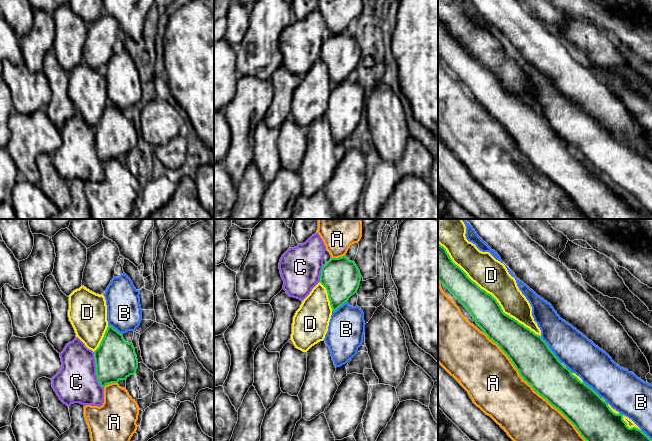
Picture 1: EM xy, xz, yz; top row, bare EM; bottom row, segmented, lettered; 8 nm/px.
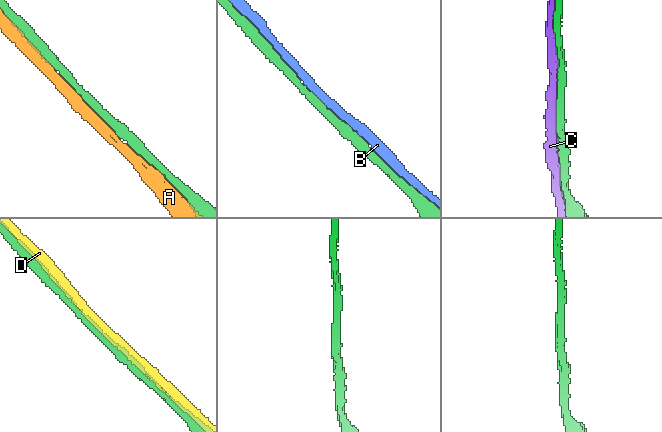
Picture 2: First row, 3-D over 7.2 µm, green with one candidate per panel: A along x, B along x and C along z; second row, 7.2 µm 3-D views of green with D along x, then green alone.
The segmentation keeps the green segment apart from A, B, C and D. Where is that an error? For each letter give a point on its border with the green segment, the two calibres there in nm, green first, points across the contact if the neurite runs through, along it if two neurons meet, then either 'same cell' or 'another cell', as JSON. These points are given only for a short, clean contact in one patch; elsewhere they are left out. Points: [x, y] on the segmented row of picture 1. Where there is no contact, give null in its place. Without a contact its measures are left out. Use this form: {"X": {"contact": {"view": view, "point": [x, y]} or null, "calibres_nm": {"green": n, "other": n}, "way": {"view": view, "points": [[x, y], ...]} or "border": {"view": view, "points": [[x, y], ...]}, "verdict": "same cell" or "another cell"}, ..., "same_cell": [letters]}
{"A": {"contact": {"view": "yz", "point": [532, 387]}, "calibres_nm": {"green": 320, "other": 400}, "verdict": "another cell"}, "B": {"contact": {"view": "yz", "point": [550, 350]}, "calibres_nm": {"green": 320, "other": 300}, "verdict": "another cell"}, "C": {"contact": {"view": "xy", "point": [96, 370]}, "calibres_nm": {"green": 340, "other": 320}, "verdict": "another cell"}, "D": {"contact": {"view": "yz", "point": [488, 293]}, "calibres_nm": {"green": 240, "other": 260}, "verdict": "another cell"}, "same_cell": []}

